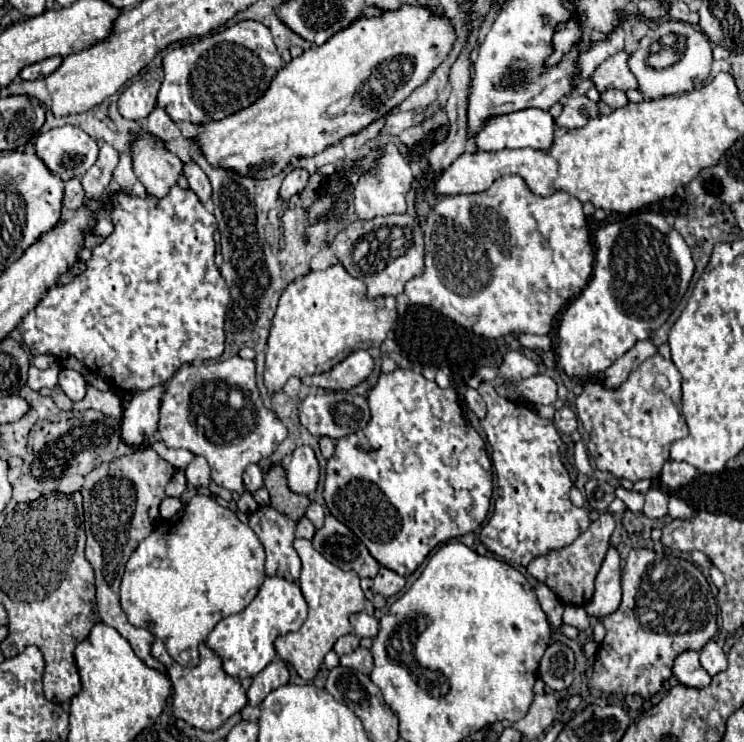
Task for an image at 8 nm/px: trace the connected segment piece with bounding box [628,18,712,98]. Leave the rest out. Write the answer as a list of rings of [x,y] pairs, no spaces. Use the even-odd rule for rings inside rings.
[[[666,18],[662,22],[658,22],[650,32],[648,36],[642,38],[640,42],[640,48],[630,56],[628,60],[628,66],[632,70],[632,74],[636,76],[638,84],[640,84],[640,92],[646,94],[646,98],[662,98],[662,96],[672,96],[672,94],[682,94],[682,92],[690,92],[694,88],[700,88],[702,82],[708,78],[710,74],[710,66],[712,66],[712,42],[708,40],[708,36],[698,28],[698,26],[692,26],[688,22],[678,22],[678,20],[672,20],[672,18]],[[666,34],[678,34],[678,36],[686,36],[686,50],[682,54],[682,58],[670,66],[670,68],[664,68],[664,70],[656,70],[656,68],[650,68],[648,66],[648,56],[650,56],[650,44],[656,42],[658,38],[666,36]]]

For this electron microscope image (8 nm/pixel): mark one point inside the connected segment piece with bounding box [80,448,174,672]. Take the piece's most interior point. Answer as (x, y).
(117, 496)

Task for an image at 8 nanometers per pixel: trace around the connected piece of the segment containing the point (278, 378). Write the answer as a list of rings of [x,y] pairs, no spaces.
[[[342,264],[296,278],[282,292],[276,316],[272,320],[272,328],[270,328],[270,336],[268,336],[268,350],[266,350],[266,372],[264,372],[266,388],[276,392],[292,376],[302,378],[306,374],[312,376],[312,374],[326,372],[328,368],[332,368],[340,360],[344,360],[350,352],[354,352],[362,346],[380,346],[384,342],[386,334],[392,330],[396,318],[398,318],[396,298],[394,296],[368,298],[366,284],[360,278],[350,276]]]

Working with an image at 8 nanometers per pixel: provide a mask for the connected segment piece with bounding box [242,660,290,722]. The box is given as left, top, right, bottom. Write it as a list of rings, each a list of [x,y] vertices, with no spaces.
[[[284,660],[270,662],[264,668],[264,672],[254,676],[252,686],[248,688],[248,708],[242,710],[242,718],[248,722],[256,722],[260,716],[260,704],[264,702],[264,698],[278,686],[288,684],[288,678],[290,678],[288,664]]]

